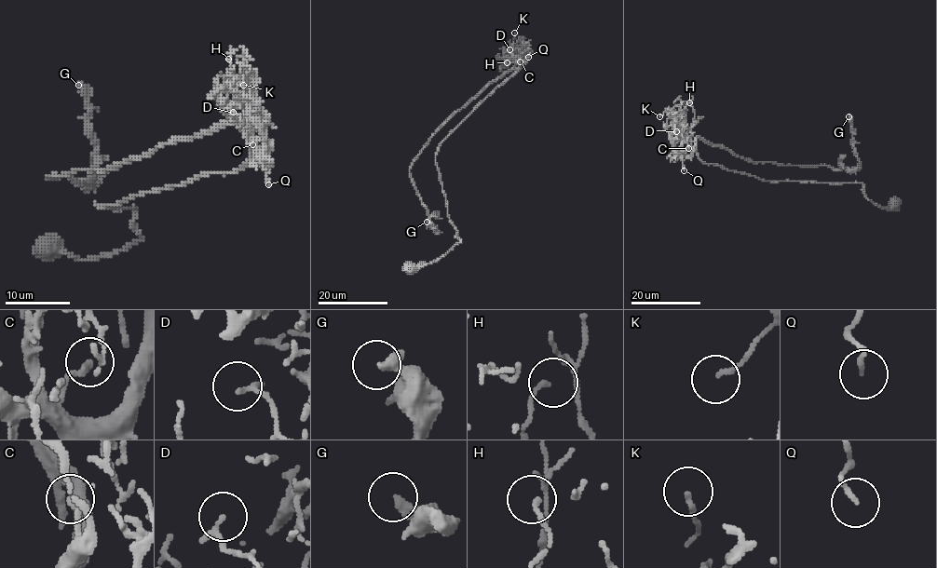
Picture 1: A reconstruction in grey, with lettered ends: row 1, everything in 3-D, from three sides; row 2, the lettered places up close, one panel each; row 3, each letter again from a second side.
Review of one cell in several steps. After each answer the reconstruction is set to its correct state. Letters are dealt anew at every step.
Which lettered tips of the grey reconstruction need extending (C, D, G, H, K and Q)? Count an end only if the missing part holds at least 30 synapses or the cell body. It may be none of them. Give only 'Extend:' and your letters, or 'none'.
Extend: none

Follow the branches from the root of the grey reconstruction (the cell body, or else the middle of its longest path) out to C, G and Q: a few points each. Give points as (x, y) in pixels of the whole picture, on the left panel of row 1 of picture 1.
C: (46, 245), (79, 259), (123, 250), (141, 238), (134, 208), (96, 204), (235, 171), (252, 144)
G: (46, 245), (123, 250), (134, 208), (96, 204), (251, 153), (218, 125), (47, 177), (96, 180), (78, 85)
Q: (46, 245), (79, 259), (123, 250), (141, 238), (134, 208), (96, 204), (235, 171), (252, 146), (268, 184)

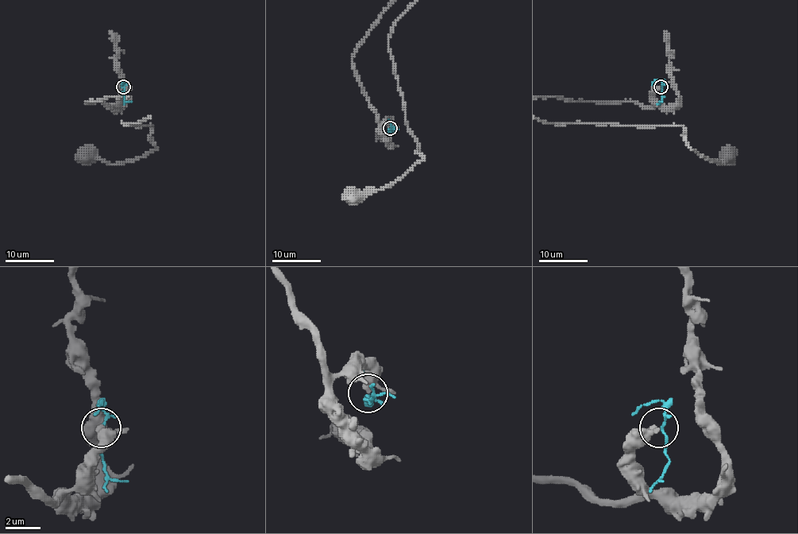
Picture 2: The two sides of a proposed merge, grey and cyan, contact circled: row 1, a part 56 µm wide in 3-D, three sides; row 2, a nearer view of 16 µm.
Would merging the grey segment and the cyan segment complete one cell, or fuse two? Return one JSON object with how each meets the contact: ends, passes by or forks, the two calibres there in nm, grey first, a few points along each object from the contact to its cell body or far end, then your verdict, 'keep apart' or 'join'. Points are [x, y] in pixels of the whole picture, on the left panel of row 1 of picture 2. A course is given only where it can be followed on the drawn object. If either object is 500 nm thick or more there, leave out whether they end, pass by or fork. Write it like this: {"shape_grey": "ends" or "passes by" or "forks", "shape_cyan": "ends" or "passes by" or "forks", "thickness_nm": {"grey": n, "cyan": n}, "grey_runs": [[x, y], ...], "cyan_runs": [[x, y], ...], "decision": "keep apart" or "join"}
{"shape_grey": "passes by", "shape_cyan": "forks", "thickness_nm": {"grey": 280, "cyan": 100}, "cyan_runs": [[123, 87], [123, 97], [130, 102]], "decision": "keep apart"}

